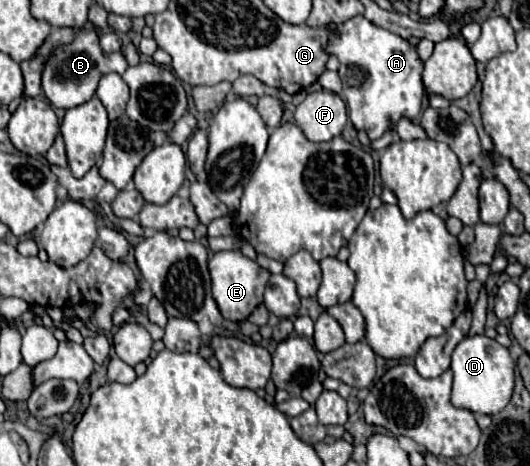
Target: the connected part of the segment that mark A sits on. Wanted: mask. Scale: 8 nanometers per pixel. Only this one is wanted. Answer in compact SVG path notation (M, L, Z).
M354 16L336 28L340 28L340 38L332 40L328 50L340 60L338 74L344 82L346 108L354 128L358 132L364 130L370 140L376 140L384 132L394 130L400 118L418 118L424 98L420 78L424 62L416 46L390 30L370 24L364 16Z

